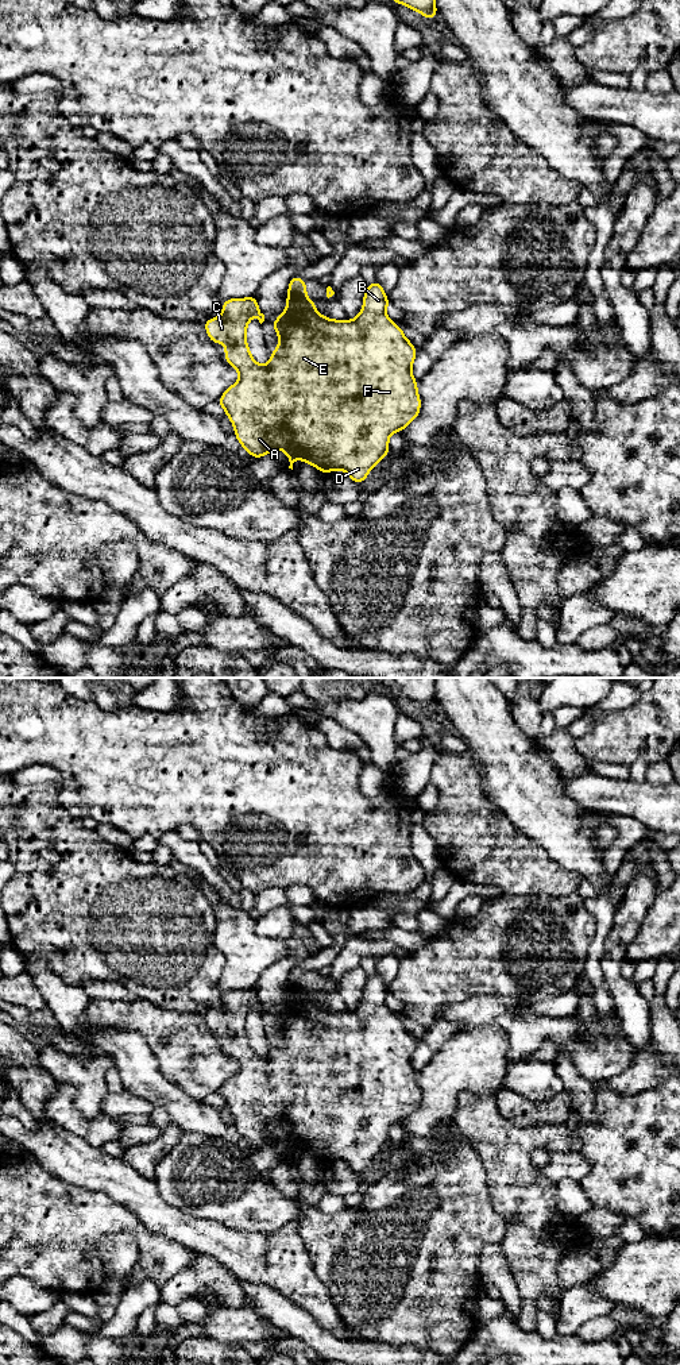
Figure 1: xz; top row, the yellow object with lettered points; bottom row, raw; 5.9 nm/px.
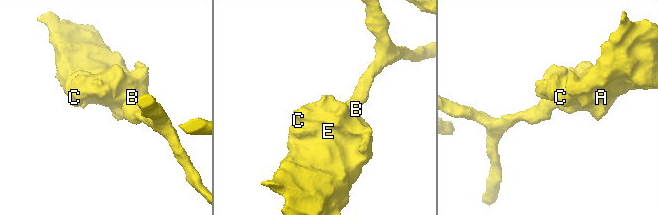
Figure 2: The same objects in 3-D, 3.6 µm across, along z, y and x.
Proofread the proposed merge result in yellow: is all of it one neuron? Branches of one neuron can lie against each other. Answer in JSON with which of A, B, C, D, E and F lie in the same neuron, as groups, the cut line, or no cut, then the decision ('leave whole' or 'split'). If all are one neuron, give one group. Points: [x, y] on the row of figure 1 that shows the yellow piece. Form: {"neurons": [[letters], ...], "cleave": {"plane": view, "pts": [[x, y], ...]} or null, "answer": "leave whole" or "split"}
{"neurons": [["A", "B", "C", "D", "E", "F"]], "cleave": null, "answer": "leave whole"}

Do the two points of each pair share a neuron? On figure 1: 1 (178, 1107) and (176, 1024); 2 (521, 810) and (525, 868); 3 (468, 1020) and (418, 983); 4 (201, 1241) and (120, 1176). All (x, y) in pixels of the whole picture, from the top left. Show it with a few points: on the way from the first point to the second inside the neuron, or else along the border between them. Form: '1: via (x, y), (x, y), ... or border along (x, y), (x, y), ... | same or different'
1: border along (157, 1061), (158, 1069), (167, 1079), (201, 1101) | different
2: border along (499, 810), (547, 852) | different
3: border along (478, 994), (445, 1005), (439, 1011), (437, 1018) | different
4: via (181, 1227), (163, 1219), (140, 1196) | same

